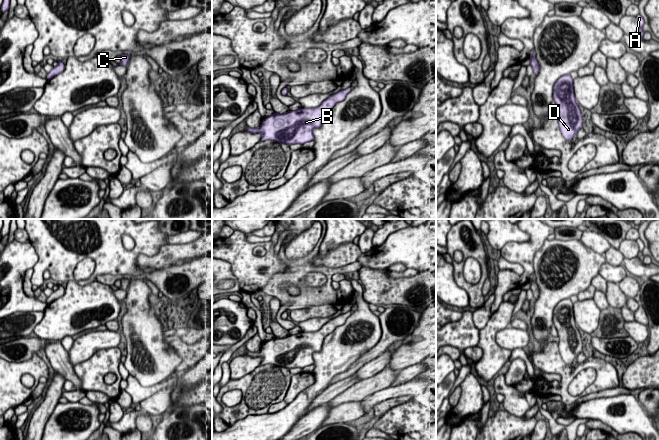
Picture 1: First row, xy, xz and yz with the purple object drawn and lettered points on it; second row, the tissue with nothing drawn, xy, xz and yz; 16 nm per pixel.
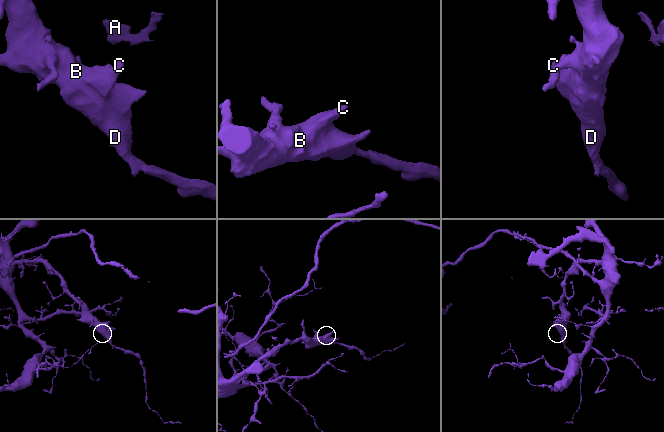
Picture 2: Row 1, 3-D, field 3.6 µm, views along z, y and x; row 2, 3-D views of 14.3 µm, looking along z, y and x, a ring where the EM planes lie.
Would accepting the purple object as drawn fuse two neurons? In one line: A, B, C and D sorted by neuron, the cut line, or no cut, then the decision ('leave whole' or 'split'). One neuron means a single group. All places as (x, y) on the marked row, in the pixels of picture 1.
A B C D; no cut; leave whole

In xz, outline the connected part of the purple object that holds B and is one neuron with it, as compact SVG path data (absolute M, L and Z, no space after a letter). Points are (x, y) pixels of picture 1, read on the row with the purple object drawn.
M348 87L329 96L316 108L301 107L285 114L274 113L264 118L259 128L247 127L244 131L261 133L260 141L272 140L289 146L314 141L313 130L322 125L324 114L343 101L351 90L352 87Z

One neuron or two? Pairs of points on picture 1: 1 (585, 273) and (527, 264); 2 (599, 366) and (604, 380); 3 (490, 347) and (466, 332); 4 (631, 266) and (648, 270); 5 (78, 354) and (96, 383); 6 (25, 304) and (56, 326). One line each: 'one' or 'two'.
1: two
2: one
3: two
4: one
5: two
6: two

